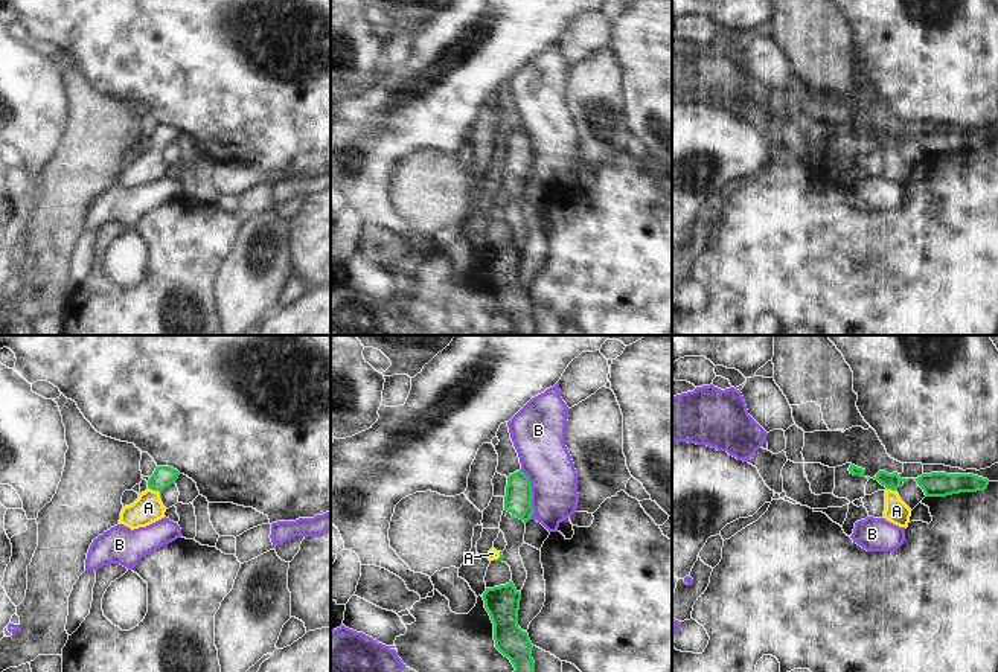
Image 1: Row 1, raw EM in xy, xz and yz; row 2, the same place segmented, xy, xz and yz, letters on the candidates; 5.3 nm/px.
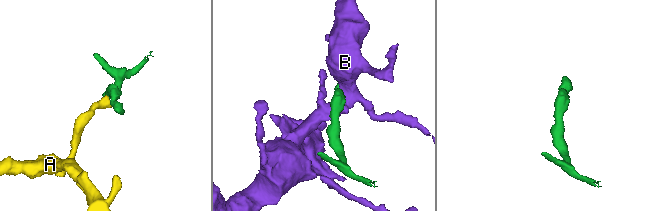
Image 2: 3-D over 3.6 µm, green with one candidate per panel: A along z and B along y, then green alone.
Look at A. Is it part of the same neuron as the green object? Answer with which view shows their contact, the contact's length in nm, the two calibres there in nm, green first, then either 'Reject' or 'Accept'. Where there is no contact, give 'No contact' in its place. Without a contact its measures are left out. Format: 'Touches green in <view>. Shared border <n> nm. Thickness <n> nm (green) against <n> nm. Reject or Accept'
Touches green in xy. Shared border 70 nm. Thickness 110 nm (green) against 160 nm. Accept.

